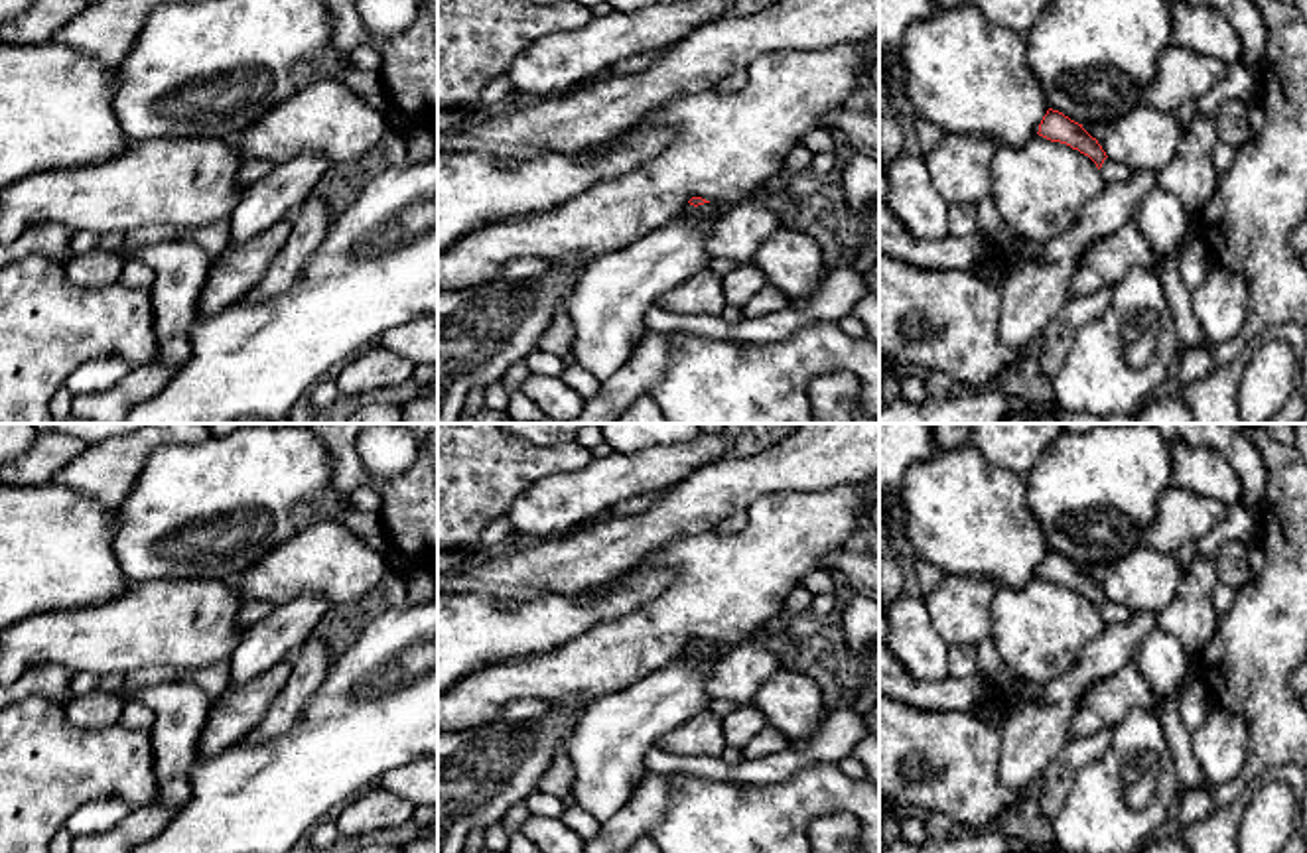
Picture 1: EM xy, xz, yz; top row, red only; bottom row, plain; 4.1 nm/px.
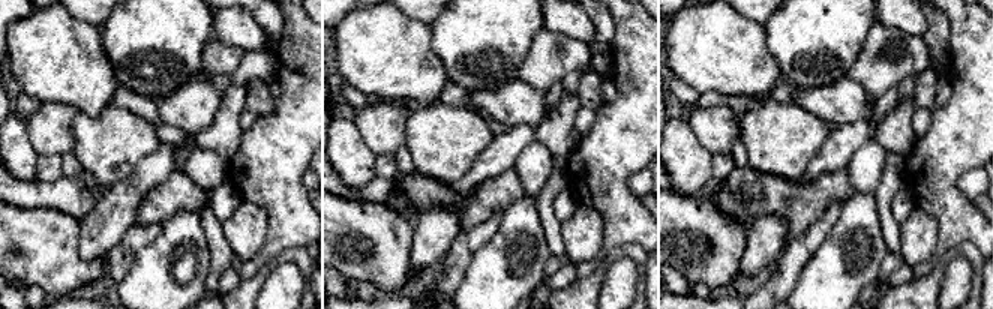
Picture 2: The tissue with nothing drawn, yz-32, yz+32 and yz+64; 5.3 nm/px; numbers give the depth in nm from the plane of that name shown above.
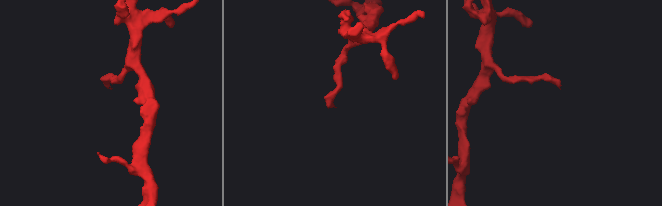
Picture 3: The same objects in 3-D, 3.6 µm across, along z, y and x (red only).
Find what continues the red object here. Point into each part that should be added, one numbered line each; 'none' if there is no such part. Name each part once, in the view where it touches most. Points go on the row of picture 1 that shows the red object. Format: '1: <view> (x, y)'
1: xz (690, 213)

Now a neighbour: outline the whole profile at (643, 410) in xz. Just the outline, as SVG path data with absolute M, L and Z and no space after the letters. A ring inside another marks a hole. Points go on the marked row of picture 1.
M643 394L613 424L666 424L662 410Z

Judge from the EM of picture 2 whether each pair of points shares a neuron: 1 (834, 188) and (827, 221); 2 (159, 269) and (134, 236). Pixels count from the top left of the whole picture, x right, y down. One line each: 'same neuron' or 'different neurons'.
1: different neurons
2: different neurons

